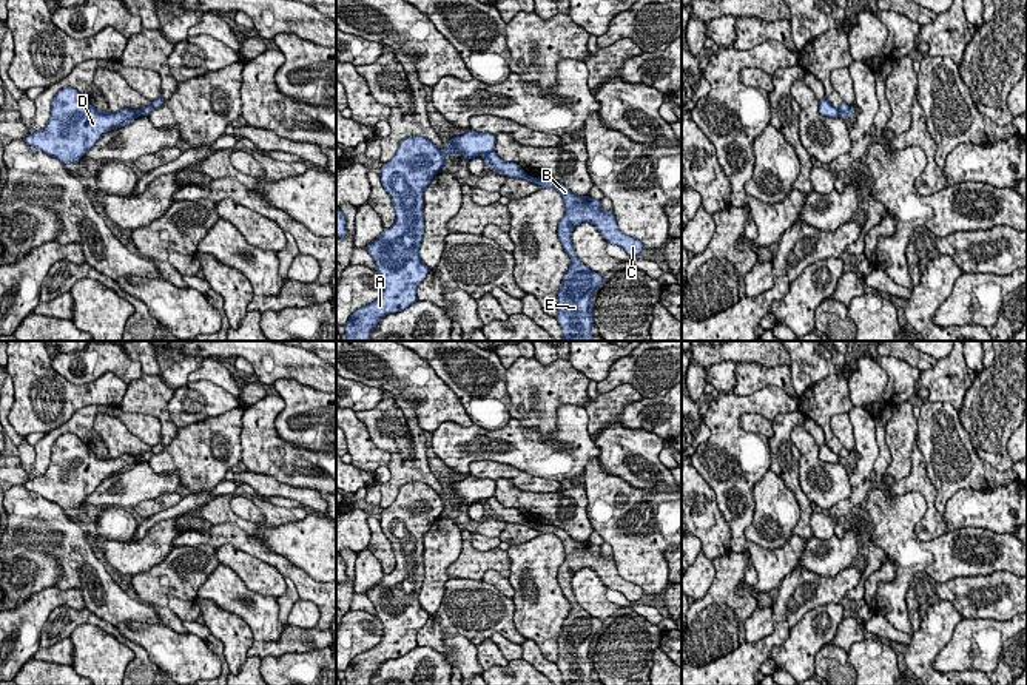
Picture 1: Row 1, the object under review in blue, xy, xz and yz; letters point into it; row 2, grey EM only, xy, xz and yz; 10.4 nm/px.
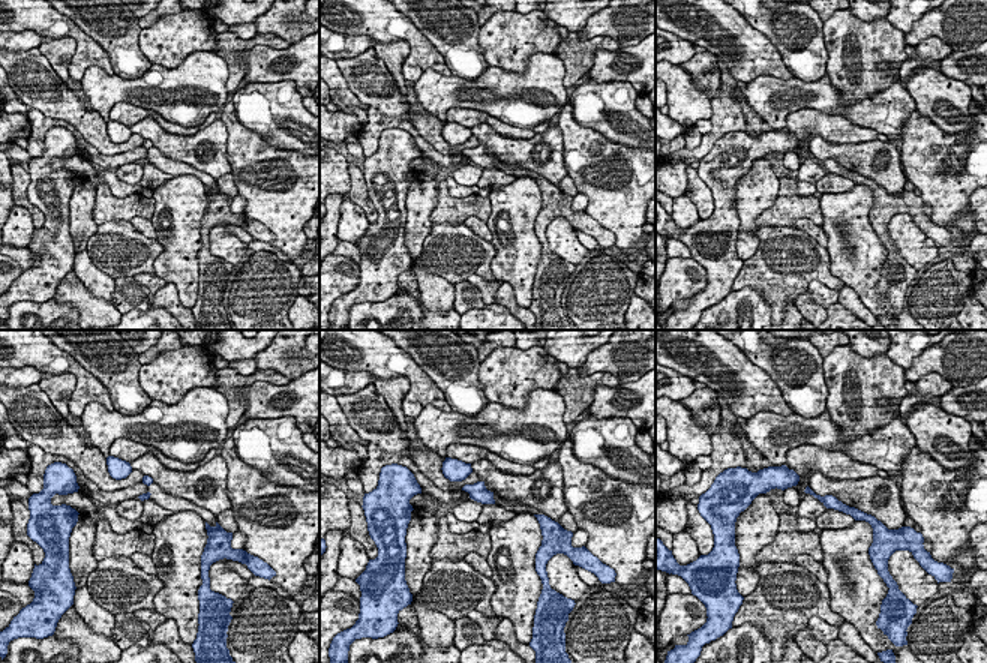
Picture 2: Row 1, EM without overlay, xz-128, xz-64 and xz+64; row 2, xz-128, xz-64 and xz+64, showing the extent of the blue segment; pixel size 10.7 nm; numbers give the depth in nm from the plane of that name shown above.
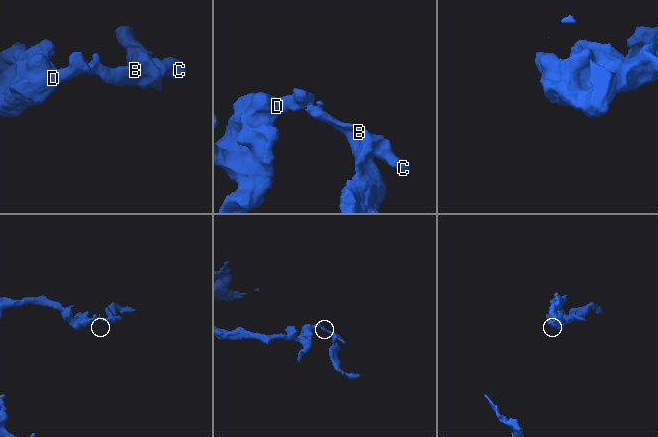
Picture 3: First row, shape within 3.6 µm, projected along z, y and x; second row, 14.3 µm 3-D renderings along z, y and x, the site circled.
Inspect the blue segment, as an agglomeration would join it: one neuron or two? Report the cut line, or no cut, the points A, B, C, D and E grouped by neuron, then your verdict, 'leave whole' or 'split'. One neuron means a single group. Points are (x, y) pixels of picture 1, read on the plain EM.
xz (492, 496), (483, 502) | A D / B C E | split

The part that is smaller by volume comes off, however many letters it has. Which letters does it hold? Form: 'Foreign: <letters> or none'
Foreign: B, C, E

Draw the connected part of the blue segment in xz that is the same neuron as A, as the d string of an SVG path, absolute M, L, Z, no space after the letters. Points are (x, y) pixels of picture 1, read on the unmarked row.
M467 475L453 481L444 495L423 481L401 486L396 500L381 512L381 529L392 543L395 569L365 592L382 623L378 645L356 654L345 668L344 685L370 685L378 666L402 657L418 646L416 636L427 622L429 612L419 603L424 582L424 534L441 515L449 500L461 498L464 506L495 495L497 484L490 478Z

